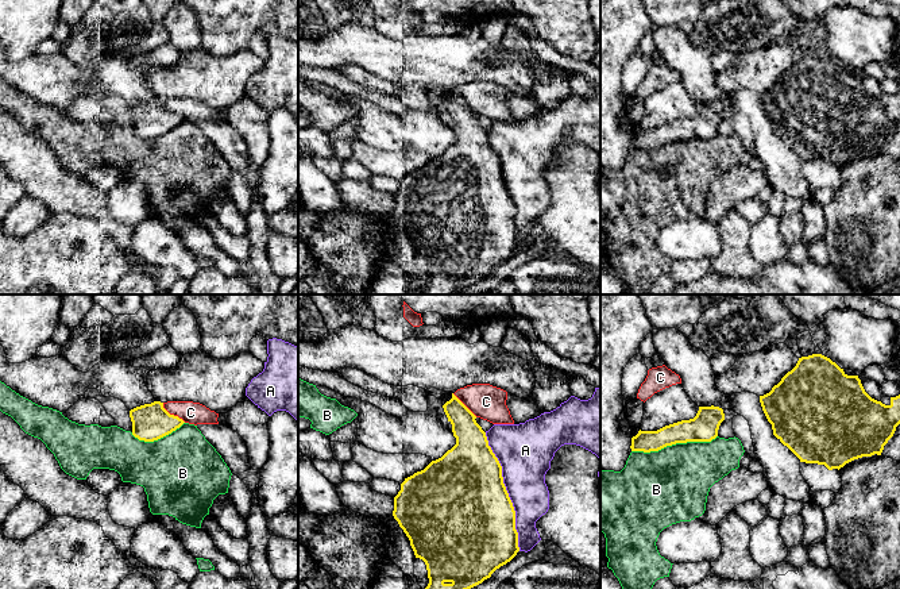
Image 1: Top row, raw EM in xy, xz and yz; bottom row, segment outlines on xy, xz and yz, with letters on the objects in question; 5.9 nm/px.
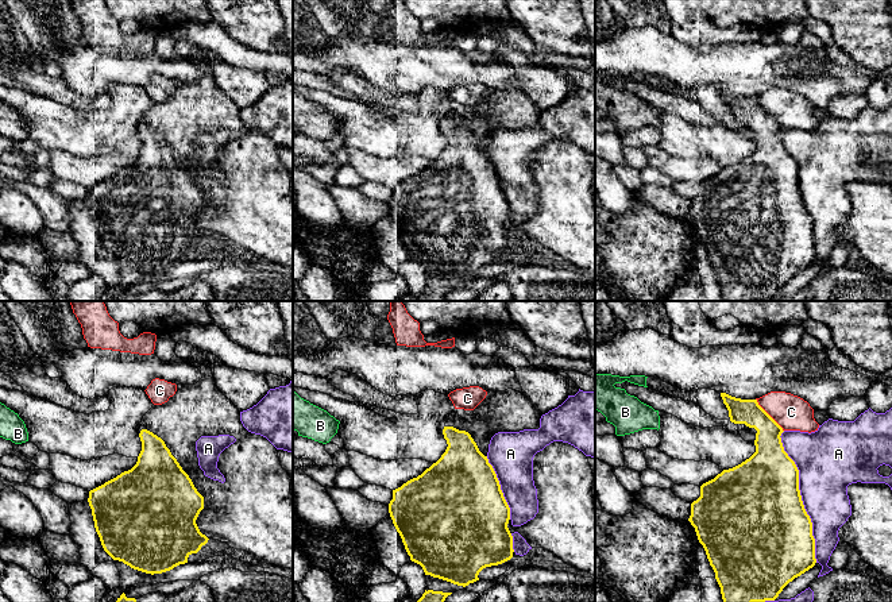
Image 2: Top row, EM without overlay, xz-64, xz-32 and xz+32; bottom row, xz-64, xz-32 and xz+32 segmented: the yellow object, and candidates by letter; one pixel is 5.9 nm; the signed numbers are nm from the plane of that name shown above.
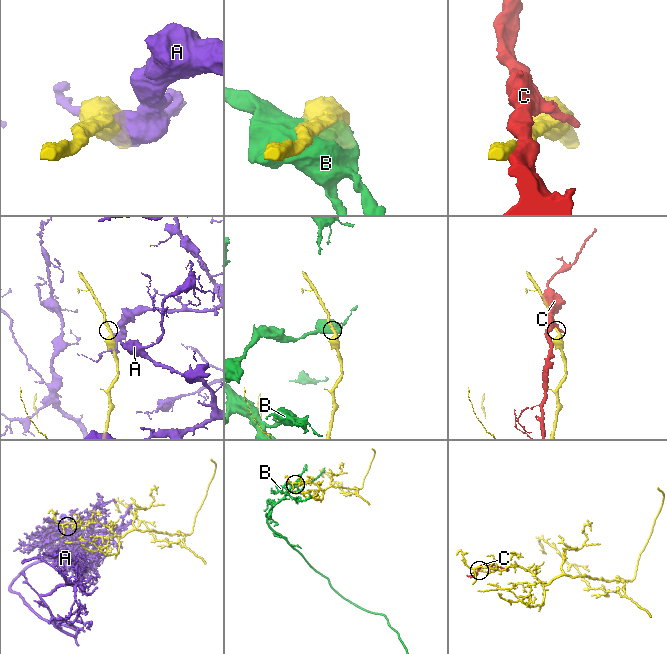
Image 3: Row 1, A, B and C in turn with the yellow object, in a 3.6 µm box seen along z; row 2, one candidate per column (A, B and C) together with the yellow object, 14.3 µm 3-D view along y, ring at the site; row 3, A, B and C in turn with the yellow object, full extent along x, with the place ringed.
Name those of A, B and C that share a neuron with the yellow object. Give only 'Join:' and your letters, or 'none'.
Join: none

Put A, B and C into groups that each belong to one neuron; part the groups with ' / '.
A / B / C

